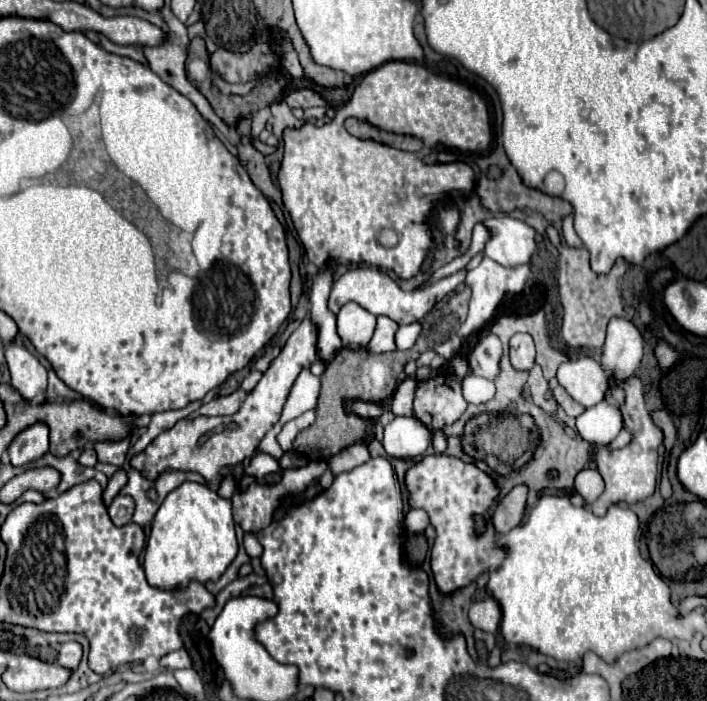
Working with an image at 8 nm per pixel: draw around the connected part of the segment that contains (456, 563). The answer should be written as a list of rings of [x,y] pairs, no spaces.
[[[426,455],[408,469],[406,485],[410,491],[410,507],[424,509],[436,529],[432,571],[442,593],[464,587],[476,581],[482,571],[492,571],[492,567],[500,565],[504,559],[504,549],[500,549],[496,543],[490,519],[484,535],[476,535],[472,521],[474,513],[488,517],[488,509],[498,495],[498,483],[490,475],[482,473],[476,465],[466,465],[450,455]]]

